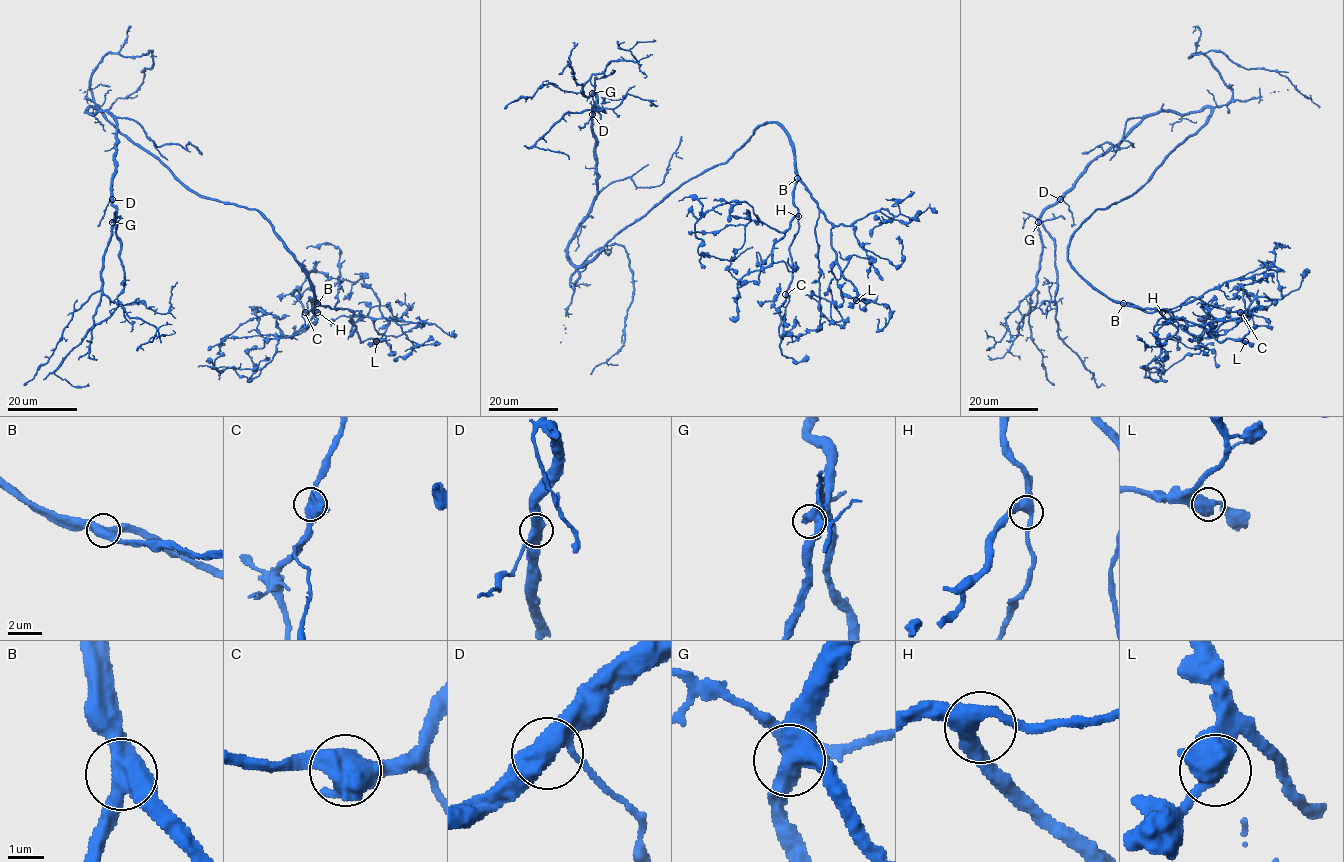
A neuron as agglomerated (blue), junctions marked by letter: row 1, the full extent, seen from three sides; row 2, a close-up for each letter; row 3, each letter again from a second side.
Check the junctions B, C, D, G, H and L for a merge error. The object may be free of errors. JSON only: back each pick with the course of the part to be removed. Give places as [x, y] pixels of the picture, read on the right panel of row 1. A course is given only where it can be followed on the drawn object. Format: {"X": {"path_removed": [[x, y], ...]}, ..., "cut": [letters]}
{"cut": []}

